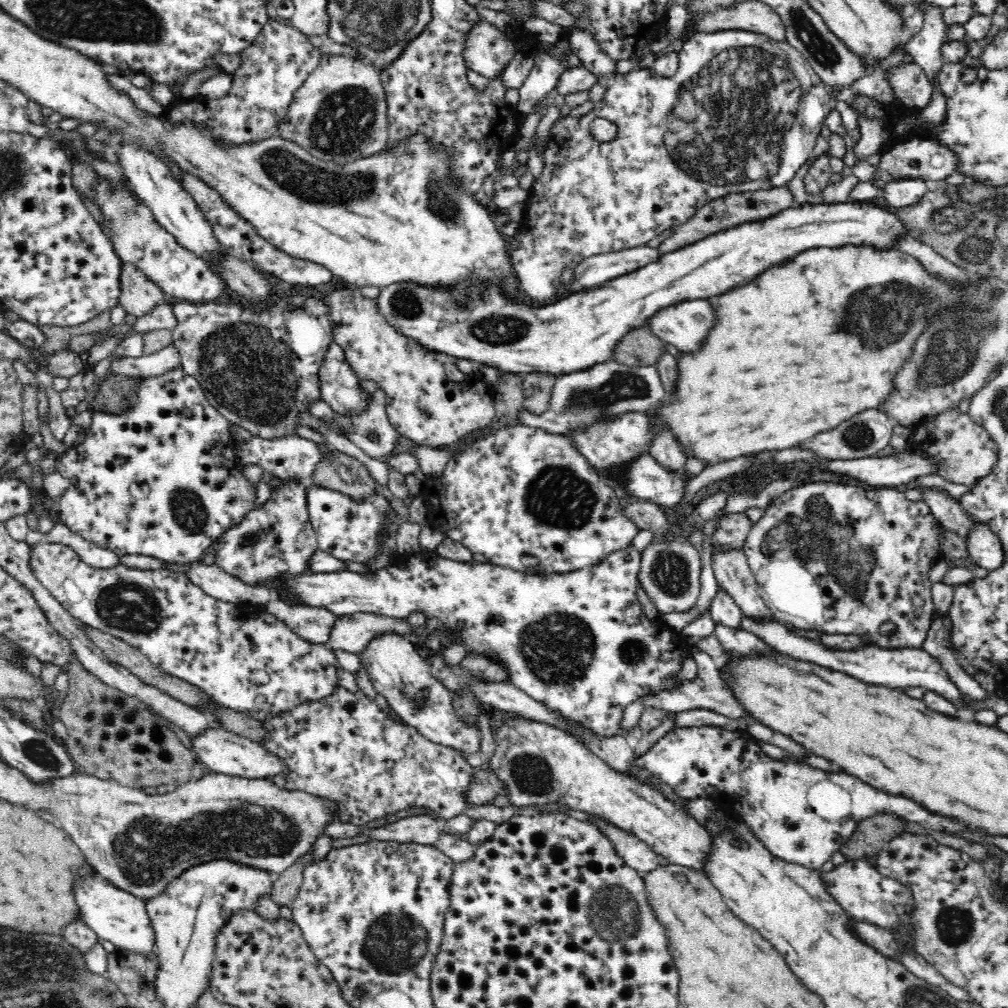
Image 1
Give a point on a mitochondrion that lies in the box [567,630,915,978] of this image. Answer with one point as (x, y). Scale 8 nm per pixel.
(618, 911)

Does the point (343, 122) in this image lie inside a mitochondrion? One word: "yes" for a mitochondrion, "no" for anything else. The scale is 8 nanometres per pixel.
yes

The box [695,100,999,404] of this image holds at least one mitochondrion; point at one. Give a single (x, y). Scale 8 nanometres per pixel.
(882, 313)

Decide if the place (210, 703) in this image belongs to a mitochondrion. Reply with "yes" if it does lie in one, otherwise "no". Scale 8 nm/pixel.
no

